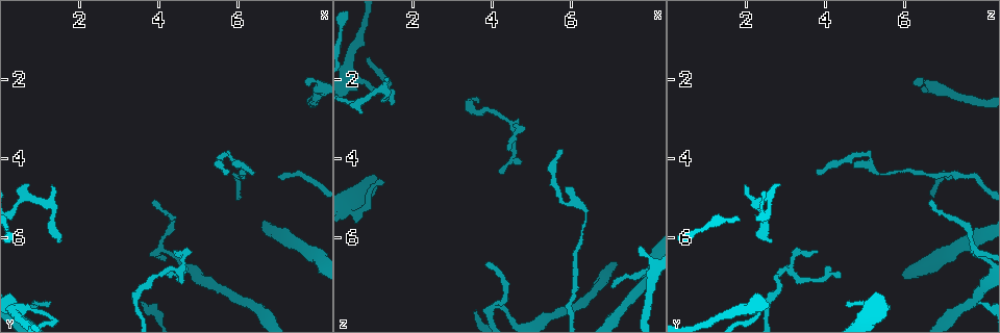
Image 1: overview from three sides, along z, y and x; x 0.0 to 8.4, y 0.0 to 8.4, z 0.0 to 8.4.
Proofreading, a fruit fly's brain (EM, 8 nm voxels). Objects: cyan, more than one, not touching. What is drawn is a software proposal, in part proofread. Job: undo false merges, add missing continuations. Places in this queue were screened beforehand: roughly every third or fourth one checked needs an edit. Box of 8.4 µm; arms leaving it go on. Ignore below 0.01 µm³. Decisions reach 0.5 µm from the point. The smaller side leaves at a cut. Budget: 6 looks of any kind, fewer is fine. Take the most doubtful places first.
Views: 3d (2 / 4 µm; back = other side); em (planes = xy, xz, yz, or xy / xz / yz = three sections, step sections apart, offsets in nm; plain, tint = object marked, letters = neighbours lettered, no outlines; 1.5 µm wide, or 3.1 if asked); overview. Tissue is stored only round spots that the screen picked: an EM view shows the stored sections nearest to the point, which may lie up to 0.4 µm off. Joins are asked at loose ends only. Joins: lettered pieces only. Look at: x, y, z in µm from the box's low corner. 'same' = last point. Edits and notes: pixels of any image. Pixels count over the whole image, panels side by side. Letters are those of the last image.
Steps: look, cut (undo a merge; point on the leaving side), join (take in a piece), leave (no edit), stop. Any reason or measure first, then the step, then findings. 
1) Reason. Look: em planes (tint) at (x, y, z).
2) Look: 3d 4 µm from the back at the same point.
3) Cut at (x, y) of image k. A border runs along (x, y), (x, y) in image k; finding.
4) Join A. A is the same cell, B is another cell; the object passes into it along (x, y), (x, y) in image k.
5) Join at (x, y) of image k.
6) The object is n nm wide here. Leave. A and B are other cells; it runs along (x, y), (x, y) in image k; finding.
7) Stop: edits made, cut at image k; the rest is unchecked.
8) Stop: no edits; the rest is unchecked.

Tapers out. Look: em planes (tint) at (3.85, 5.10, 6.65).

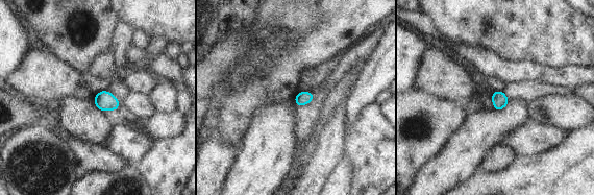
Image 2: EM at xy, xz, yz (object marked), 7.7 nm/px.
See the neighbours. Look: em planes (letters) at the same point.

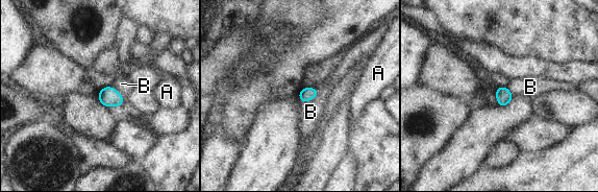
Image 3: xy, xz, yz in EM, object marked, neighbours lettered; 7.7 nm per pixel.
The object is 110 nm wide here. Leave. A and B are other cells; a border runs along (317, 89), (314, 98), (299, 102) in image 3; no lettered piece goes on from it.

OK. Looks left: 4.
Tapers out. Look: 3d 4 µm at (4.45, 6.40, 3.80).

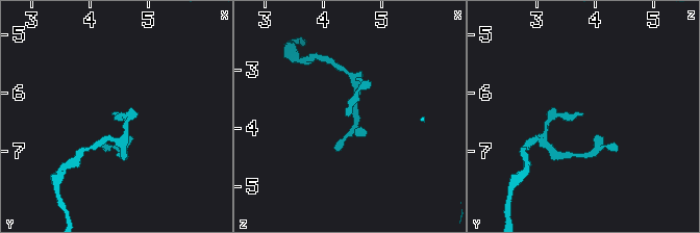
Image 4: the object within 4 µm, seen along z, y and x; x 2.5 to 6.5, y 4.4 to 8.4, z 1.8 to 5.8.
Shape alone is not enough. Look: em planes (tint) at (4.45, 6.35, 3.85).

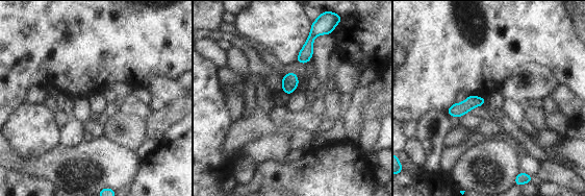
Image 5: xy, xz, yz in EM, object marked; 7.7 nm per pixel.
Look: em planes (letters) at the same point.

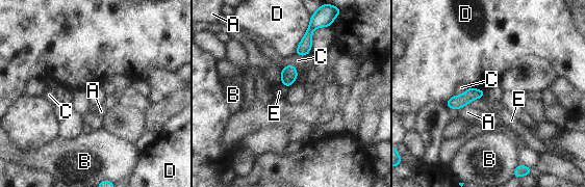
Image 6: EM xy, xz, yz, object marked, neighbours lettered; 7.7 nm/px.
Leave. A, B, C, D and E are other cells; a border runs along (281, 83), (288, 87) in image 6; no lettered piece goes on from it.

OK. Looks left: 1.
Stop: no edits; the rest is unchecked.

